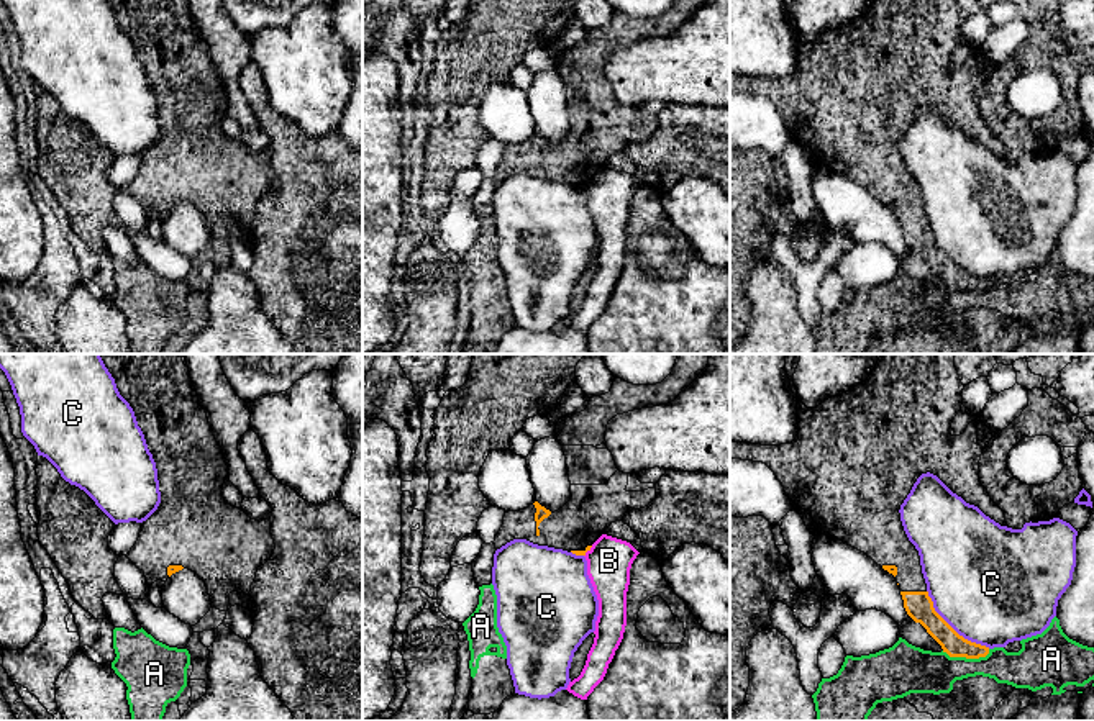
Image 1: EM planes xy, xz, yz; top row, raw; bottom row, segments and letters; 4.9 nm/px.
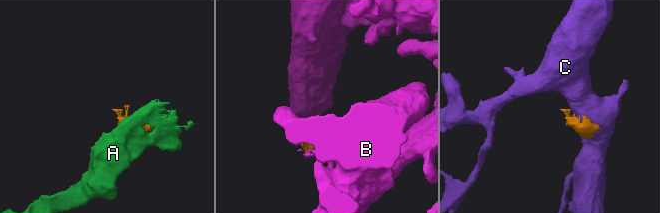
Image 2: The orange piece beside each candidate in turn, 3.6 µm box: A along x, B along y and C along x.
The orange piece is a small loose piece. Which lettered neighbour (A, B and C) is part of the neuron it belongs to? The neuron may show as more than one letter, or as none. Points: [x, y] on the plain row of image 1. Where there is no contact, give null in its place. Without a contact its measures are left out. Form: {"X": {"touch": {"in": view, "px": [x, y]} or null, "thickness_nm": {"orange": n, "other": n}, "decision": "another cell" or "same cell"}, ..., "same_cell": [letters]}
{"A": {"touch": {"in": "yz", "px": [966, 290]}, "thickness_nm": {"orange": 110, "other": 220}, "decision": "another cell"}, "B": {"touch": {"in": "xz", "px": [588, 182]}, "thickness_nm": {"orange": 30, "other": 220}, "decision": "another cell"}, "C": {"touch": {"in": "yz", "px": [952, 261]}, "thickness_nm": {"orange": 140, "other": 500}, "decision": "another cell"}, "same_cell": []}

